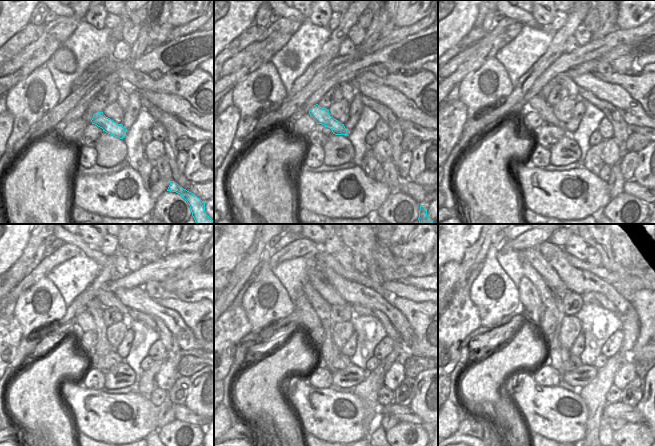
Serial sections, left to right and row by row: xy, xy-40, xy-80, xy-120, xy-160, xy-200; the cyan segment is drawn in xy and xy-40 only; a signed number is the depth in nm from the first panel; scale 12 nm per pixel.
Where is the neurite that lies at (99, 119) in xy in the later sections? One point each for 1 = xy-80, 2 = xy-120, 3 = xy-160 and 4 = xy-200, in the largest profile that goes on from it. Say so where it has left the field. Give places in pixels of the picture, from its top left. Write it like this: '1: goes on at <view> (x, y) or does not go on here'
1: goes on at xy-80 (539, 105)
2: goes on at xy-120 (90, 326)
3: goes on at xy-160 (310, 326)
4: goes on at xy-200 (534, 326)

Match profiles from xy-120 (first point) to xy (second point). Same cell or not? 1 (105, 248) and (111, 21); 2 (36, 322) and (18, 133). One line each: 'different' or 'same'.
1: same
2: same

